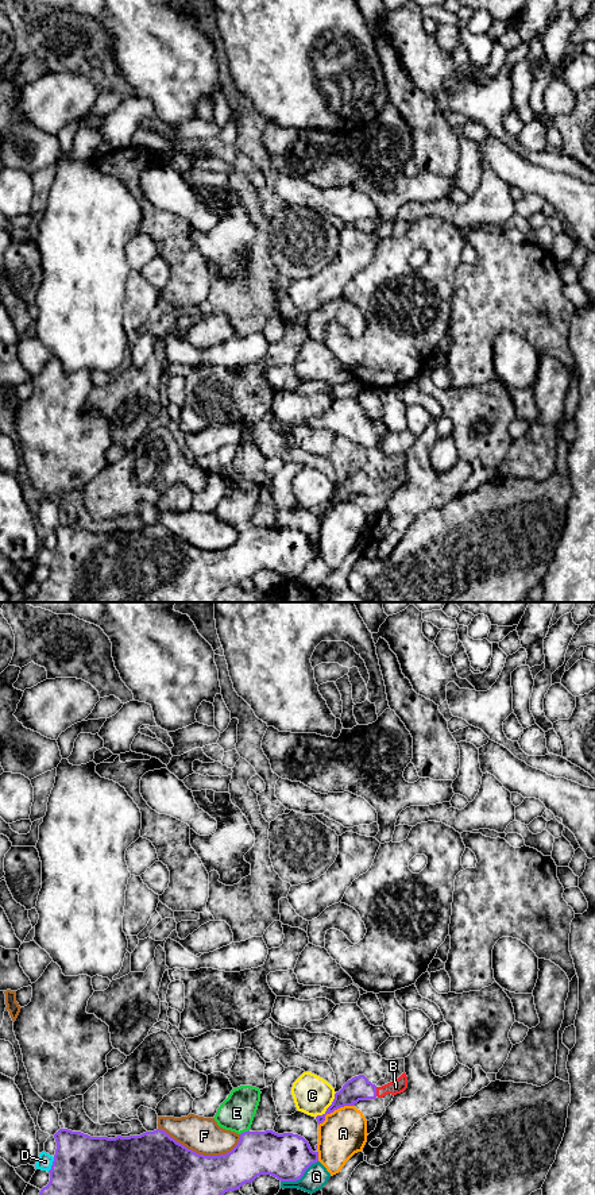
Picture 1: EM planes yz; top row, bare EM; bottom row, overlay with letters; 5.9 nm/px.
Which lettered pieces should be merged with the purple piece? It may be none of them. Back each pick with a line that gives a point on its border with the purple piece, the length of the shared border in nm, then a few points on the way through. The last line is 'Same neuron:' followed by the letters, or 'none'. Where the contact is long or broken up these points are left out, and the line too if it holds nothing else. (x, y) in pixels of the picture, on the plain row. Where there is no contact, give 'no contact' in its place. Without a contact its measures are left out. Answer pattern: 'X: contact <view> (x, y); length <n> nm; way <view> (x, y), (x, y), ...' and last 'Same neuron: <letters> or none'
B: contact yz (375, 486); length 60 nm; way yz (358, 484), (375, 486), (395, 482)
Same neuron: B

